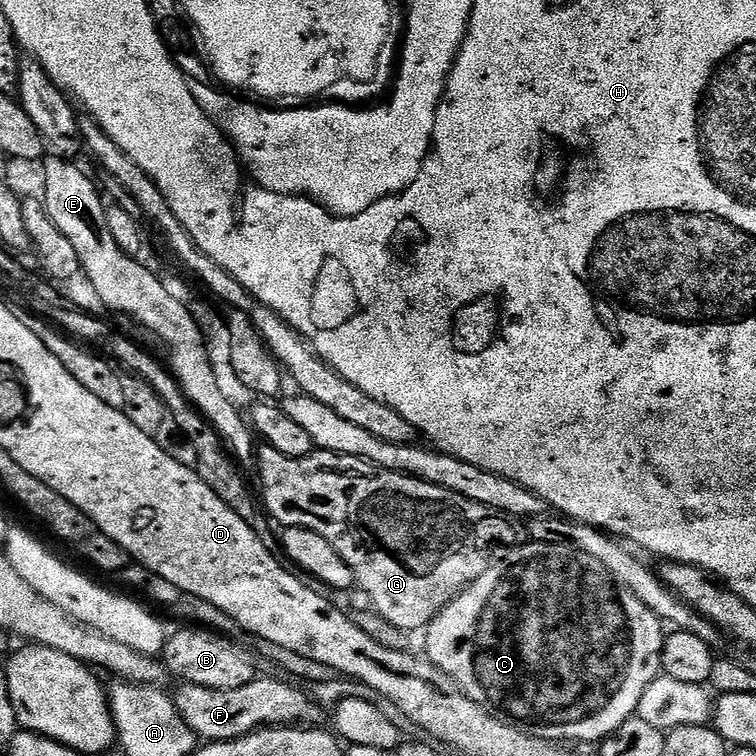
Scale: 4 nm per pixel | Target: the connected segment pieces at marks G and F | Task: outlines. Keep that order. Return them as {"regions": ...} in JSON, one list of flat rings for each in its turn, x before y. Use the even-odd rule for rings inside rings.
{"regions":[[[261,443,255,464,260,471,260,484,264,487,262,504,267,515,284,528,305,528,326,538,342,562,350,566,355,587,360,587,368,595,372,603,369,605,382,614,386,622,394,622,394,626,403,632,427,629,428,623,459,592,469,588,486,571,497,553,518,548,529,539,523,519,505,516,490,506,454,494,454,490,379,468,362,458,319,450,302,458,290,458]],[[257,678,246,686,238,686,238,690,210,690,206,686,194,686,193,684,181,683,180,689,174,692,176,709,178,714,196,731,201,741,213,740,236,740,239,736,245,736,258,728,265,726,300,726,305,722,316,722,320,712,316,704,300,688,291,688,284,680,263,680]]]}

